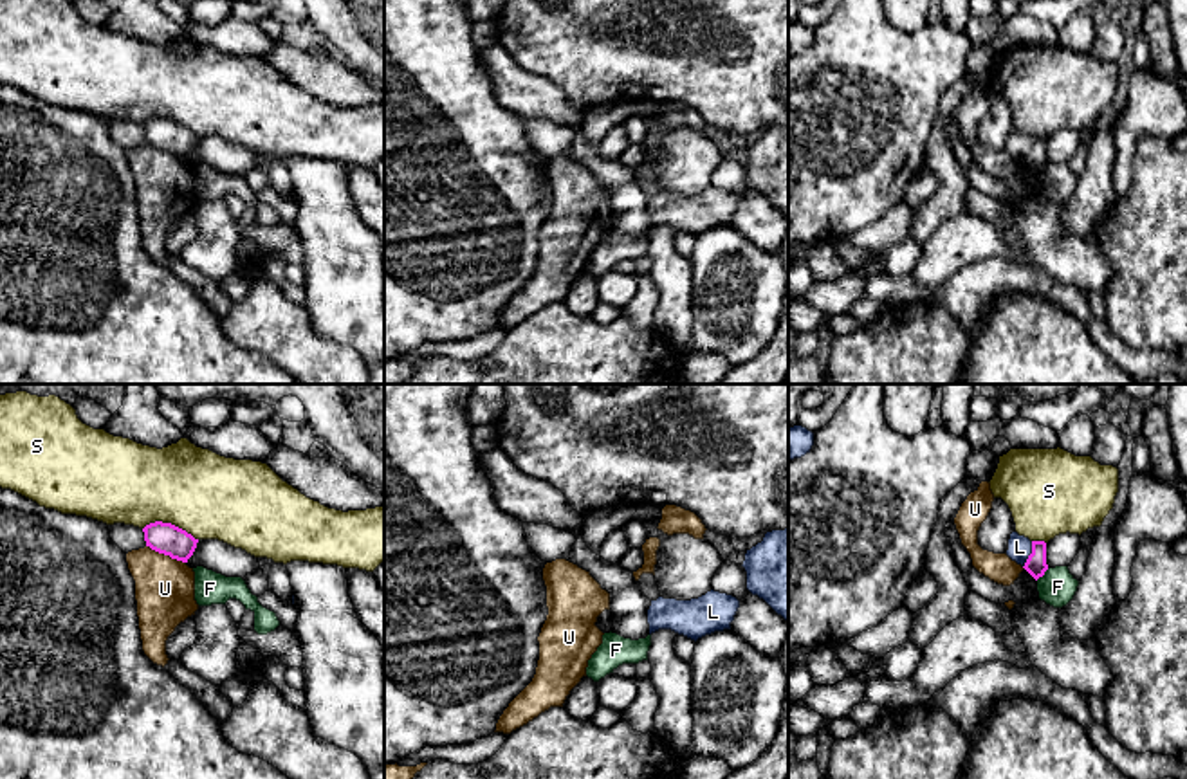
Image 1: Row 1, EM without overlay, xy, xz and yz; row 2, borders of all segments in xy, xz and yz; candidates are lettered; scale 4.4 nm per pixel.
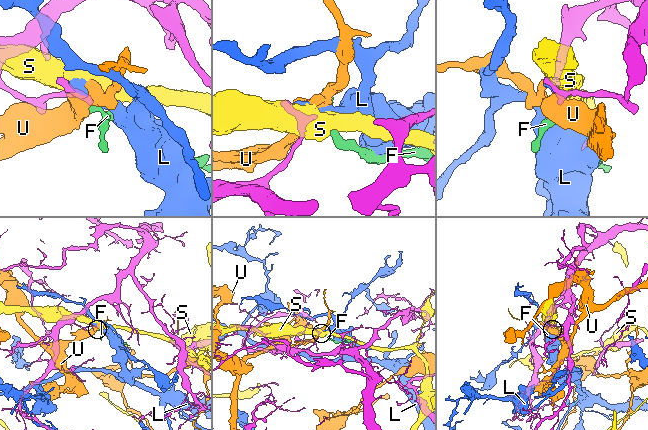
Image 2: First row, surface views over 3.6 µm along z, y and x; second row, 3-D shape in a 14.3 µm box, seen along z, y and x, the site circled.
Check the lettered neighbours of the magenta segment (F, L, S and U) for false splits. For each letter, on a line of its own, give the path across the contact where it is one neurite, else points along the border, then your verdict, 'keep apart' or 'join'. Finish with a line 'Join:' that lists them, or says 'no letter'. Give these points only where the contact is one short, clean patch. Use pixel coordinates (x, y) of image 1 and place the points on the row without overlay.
F: along yz (1048, 164), (1036, 175) | keep apart
L: keep apart
S: keep apart
U: keep apart
Join: no letter

